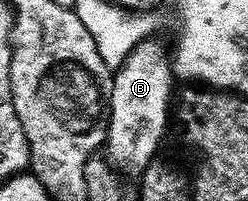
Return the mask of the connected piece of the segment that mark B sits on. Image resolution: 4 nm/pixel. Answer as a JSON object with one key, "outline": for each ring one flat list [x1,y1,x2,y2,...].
{"outline":[[155,40,140,43,114,71,109,83,105,154,116,167,123,166,124,175,142,175,143,169,158,155,155,153,159,150,159,141,167,130,167,109,173,106,171,82,168,51,163,51]]}

